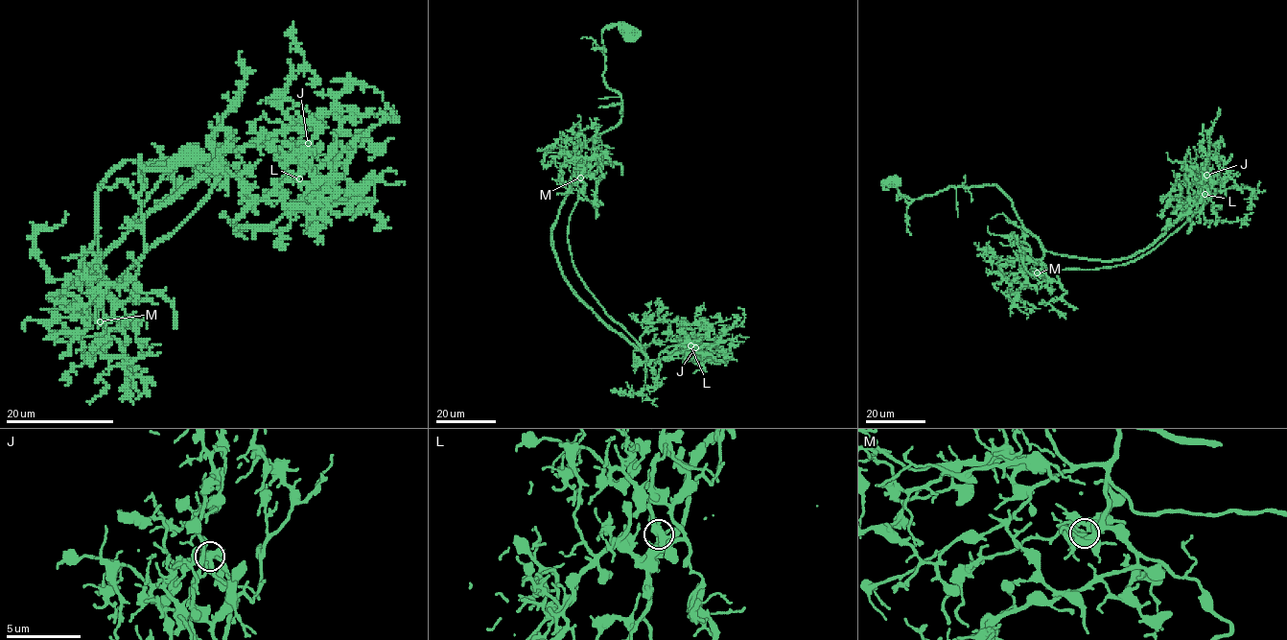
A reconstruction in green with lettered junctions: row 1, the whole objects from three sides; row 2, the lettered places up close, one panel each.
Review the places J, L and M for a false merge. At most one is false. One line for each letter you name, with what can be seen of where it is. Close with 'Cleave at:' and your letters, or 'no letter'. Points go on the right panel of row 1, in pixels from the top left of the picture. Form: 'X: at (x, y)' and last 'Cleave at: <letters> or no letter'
Cleave at: no letter

